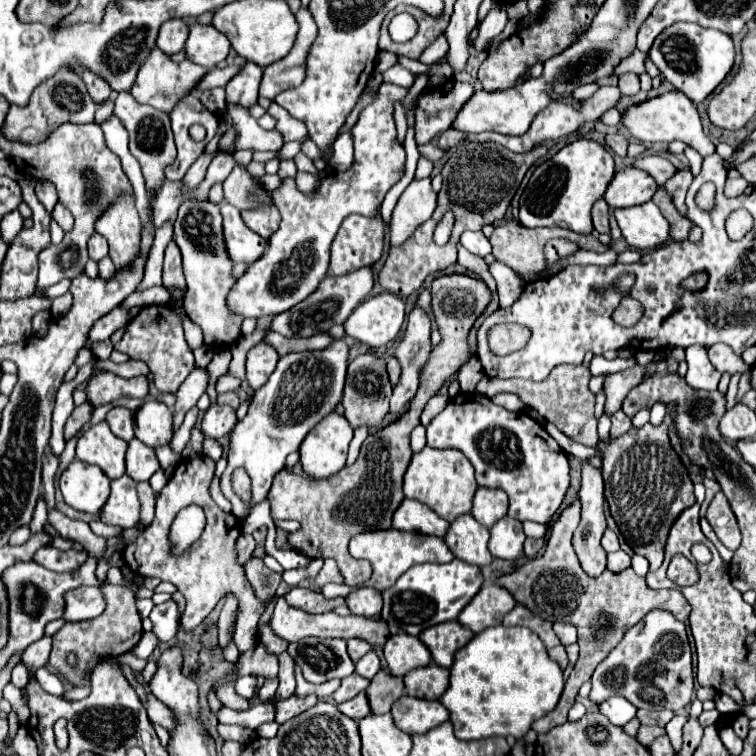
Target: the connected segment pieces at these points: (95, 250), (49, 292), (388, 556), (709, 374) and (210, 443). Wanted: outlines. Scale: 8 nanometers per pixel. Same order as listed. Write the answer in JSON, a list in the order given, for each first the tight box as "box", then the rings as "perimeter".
[{"box":[88,234,108,262],"perimeter":[[[94,234],[88,242],[88,254],[94,262],[100,262],[104,256],[108,256],[108,242],[104,240],[104,236]]]},{"box":[44,278,70,298],"perimeter":[[[64,278],[64,280],[60,280],[58,284],[54,284],[54,286],[46,288],[46,290],[44,290],[44,296],[48,296],[48,298],[58,298],[58,296],[66,294],[66,292],[68,292],[68,288],[70,288],[70,280],[68,280],[68,278]]]},{"box":[350,530,454,592],"perimeter":[[[374,530],[356,534],[350,540],[350,554],[356,558],[364,558],[372,564],[372,578],[368,580],[370,588],[376,588],[378,592],[384,592],[394,584],[396,578],[400,578],[408,568],[424,562],[452,562],[454,554],[444,544],[442,538],[436,536],[424,536],[418,532],[402,532],[402,530]]]},{"box":[686,346,720,390],"perimeter":[[[688,346],[686,362],[688,362],[686,382],[692,388],[696,388],[696,390],[716,390],[718,388],[720,372],[708,360],[704,346]]]},{"box":[204,438,222,462],"perimeter":[[[206,438],[206,440],[204,440],[204,454],[210,456],[214,462],[218,462],[220,456],[222,456],[222,446],[220,446],[216,440]]]}]

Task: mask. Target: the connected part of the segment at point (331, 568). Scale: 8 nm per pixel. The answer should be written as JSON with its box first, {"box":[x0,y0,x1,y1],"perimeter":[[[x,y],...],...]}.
{"box":[316,560,344,586],"perimeter":[[[326,560],[324,566],[322,566],[322,570],[316,576],[316,584],[318,586],[322,586],[326,582],[338,582],[338,584],[344,582],[344,578],[340,576],[340,570],[336,568],[336,562],[334,560]]]}

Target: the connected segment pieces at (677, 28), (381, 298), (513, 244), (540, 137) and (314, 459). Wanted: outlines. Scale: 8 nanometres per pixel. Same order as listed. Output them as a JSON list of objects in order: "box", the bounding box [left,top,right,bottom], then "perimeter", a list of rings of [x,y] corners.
[{"box":[648,22,736,104],"perimeter":[[[678,22],[666,28],[654,40],[654,46],[650,48],[648,56],[674,88],[682,90],[690,100],[700,104],[730,74],[736,60],[736,50],[734,50],[732,38],[720,30],[710,30],[710,28],[702,28],[698,24],[688,24],[688,22]]]},{"box":[344,292,404,348],"perimeter":[[[382,292],[362,302],[344,322],[344,334],[372,348],[386,346],[396,338],[404,322],[404,302],[392,294]]]},{"box":[490,220,608,280],"perimeter":[[[506,220],[504,224],[496,226],[492,236],[490,236],[490,244],[492,244],[492,254],[498,262],[510,266],[522,280],[526,274],[538,274],[544,270],[544,246],[548,240],[552,238],[566,238],[574,244],[578,244],[582,250],[594,250],[594,252],[606,252],[608,248],[602,246],[594,236],[582,236],[576,234],[572,230],[560,228],[560,226],[552,226],[552,228],[524,228],[518,220]]]},{"box":[438,86,620,152],"perimeter":[[[600,86],[600,88],[594,92],[594,96],[586,98],[586,100],[578,100],[578,106],[568,104],[568,102],[562,102],[562,100],[552,102],[548,108],[544,108],[544,110],[540,110],[540,112],[536,114],[536,118],[534,118],[532,124],[530,124],[530,130],[528,130],[526,134],[522,134],[522,136],[504,136],[504,134],[498,134],[498,132],[468,134],[468,132],[456,132],[454,128],[450,128],[450,130],[446,130],[446,132],[440,134],[438,146],[448,152],[450,148],[458,146],[460,142],[474,142],[474,140],[476,140],[476,142],[486,142],[486,140],[492,140],[492,142],[498,142],[498,144],[502,144],[502,146],[506,146],[506,148],[510,148],[510,150],[514,150],[514,152],[530,152],[530,150],[532,150],[534,146],[538,146],[538,144],[546,144],[546,142],[552,142],[552,140],[560,140],[560,138],[564,138],[564,136],[576,132],[576,130],[582,128],[584,124],[596,122],[608,108],[614,108],[614,106],[616,106],[618,98],[620,98],[618,86]]]},{"box":[300,412,352,478],"perimeter":[[[332,412],[308,432],[300,446],[300,464],[310,478],[330,478],[344,468],[352,428],[348,420]]]}]

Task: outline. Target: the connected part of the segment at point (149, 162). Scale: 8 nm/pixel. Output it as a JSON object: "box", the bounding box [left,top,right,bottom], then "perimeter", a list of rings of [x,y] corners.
{"box":[114,92,176,198],"perimeter":[[[120,92],[116,96],[114,116],[120,118],[120,122],[124,124],[124,128],[130,134],[130,152],[142,166],[142,174],[144,174],[146,190],[148,190],[148,198],[150,198],[150,192],[156,190],[164,182],[162,170],[168,164],[172,164],[176,158],[176,146],[174,146],[174,138],[172,138],[172,130],[170,130],[170,118],[166,112],[160,112],[148,104],[138,104],[130,92]]]}

